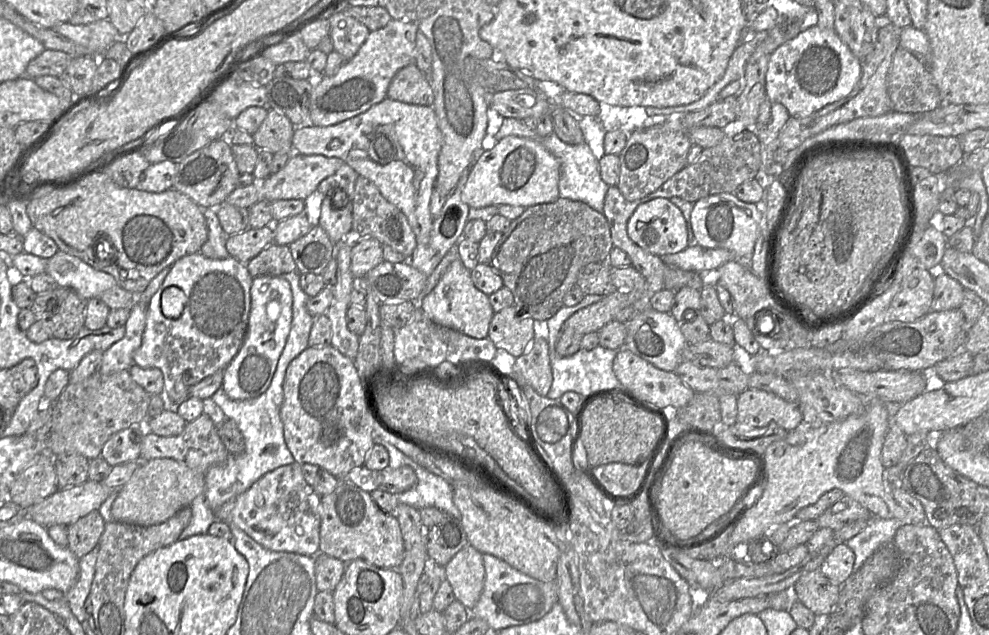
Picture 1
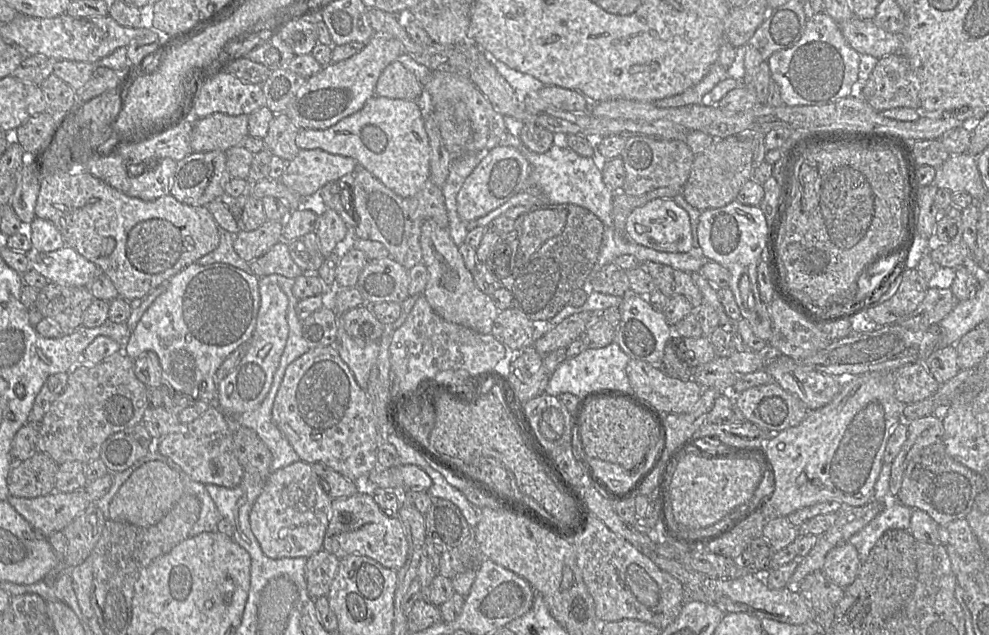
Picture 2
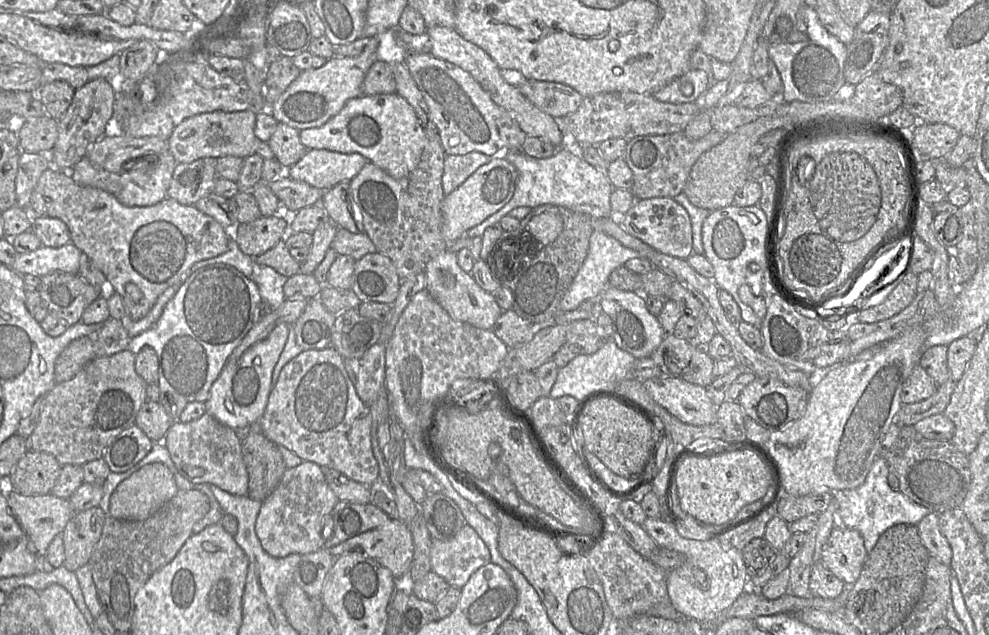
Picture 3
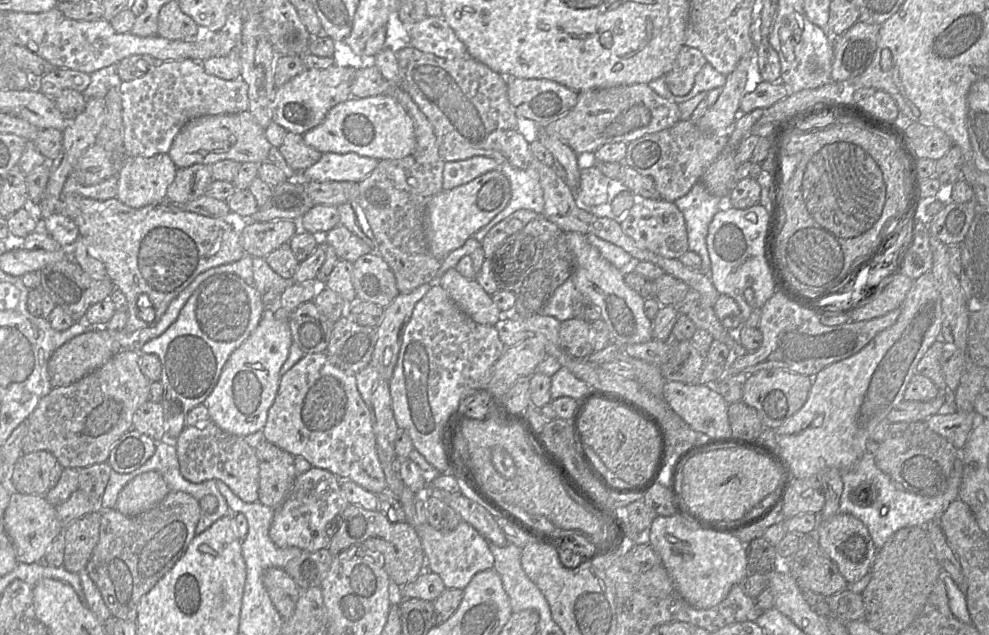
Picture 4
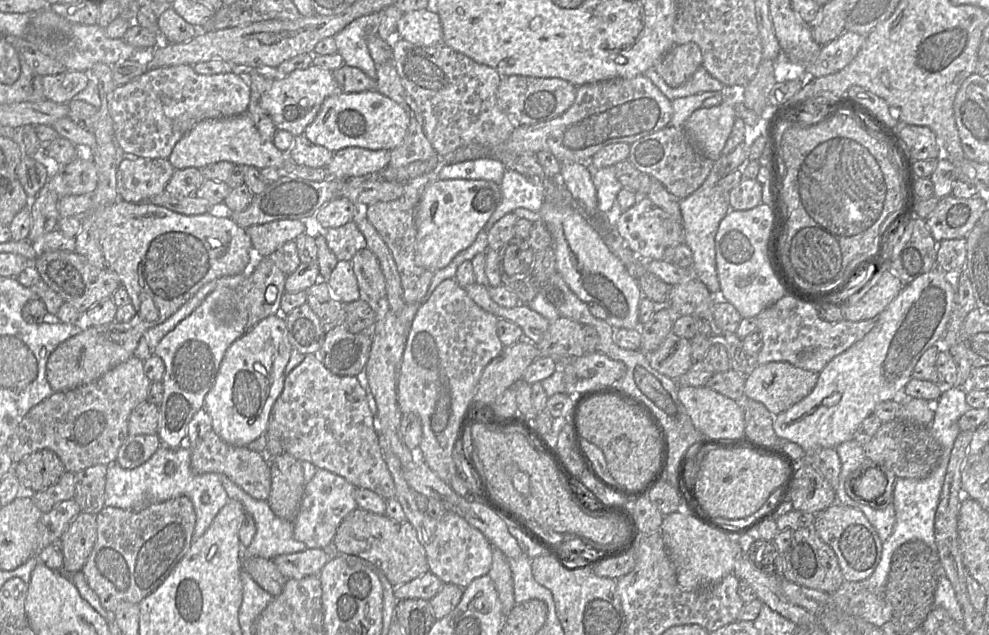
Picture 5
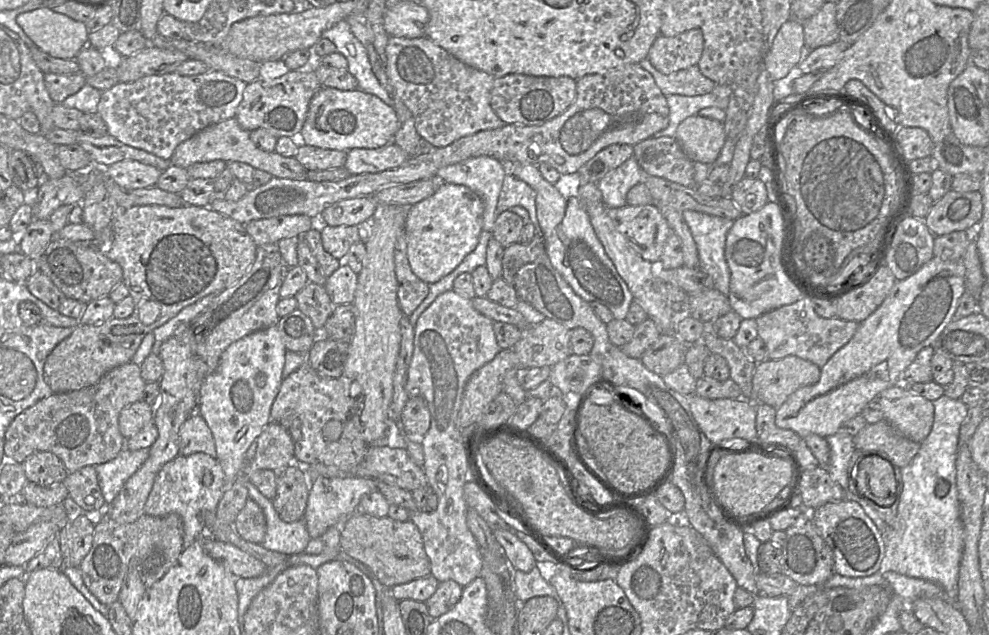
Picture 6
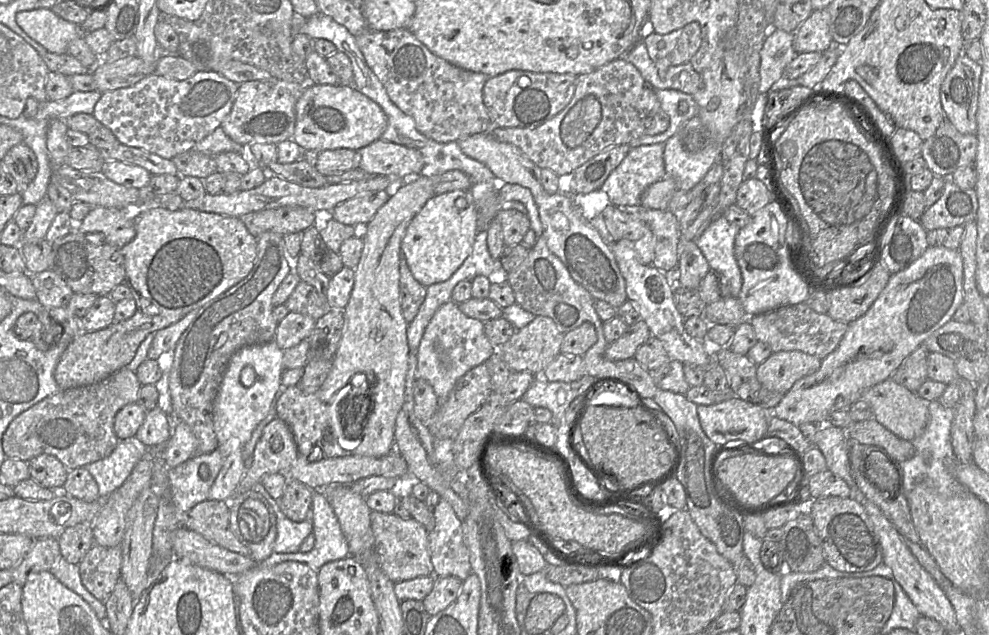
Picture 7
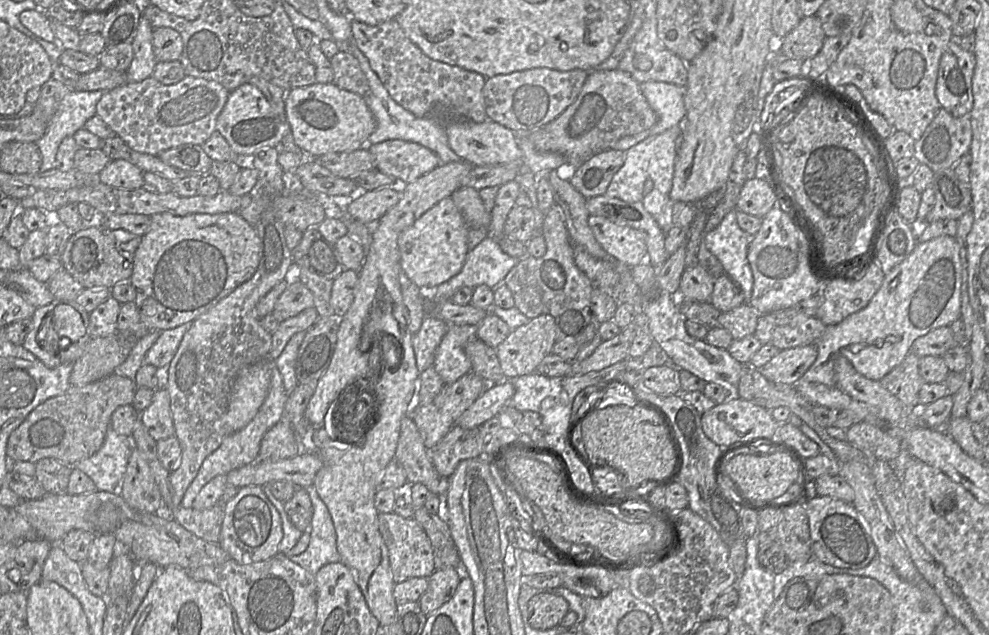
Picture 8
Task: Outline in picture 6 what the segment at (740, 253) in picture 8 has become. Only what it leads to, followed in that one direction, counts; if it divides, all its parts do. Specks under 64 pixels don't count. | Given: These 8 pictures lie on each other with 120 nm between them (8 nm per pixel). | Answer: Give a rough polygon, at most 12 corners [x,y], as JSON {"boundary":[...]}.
{"boundary":[[682,214],[697,245],[698,268],[728,297],[725,243],[734,221]]}

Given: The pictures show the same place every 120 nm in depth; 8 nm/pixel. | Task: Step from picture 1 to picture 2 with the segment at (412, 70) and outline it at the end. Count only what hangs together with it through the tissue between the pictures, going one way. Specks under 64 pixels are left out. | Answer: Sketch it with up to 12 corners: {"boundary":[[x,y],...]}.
{"boundary":[[402,63],[381,73],[375,95],[417,101],[424,88]]}

